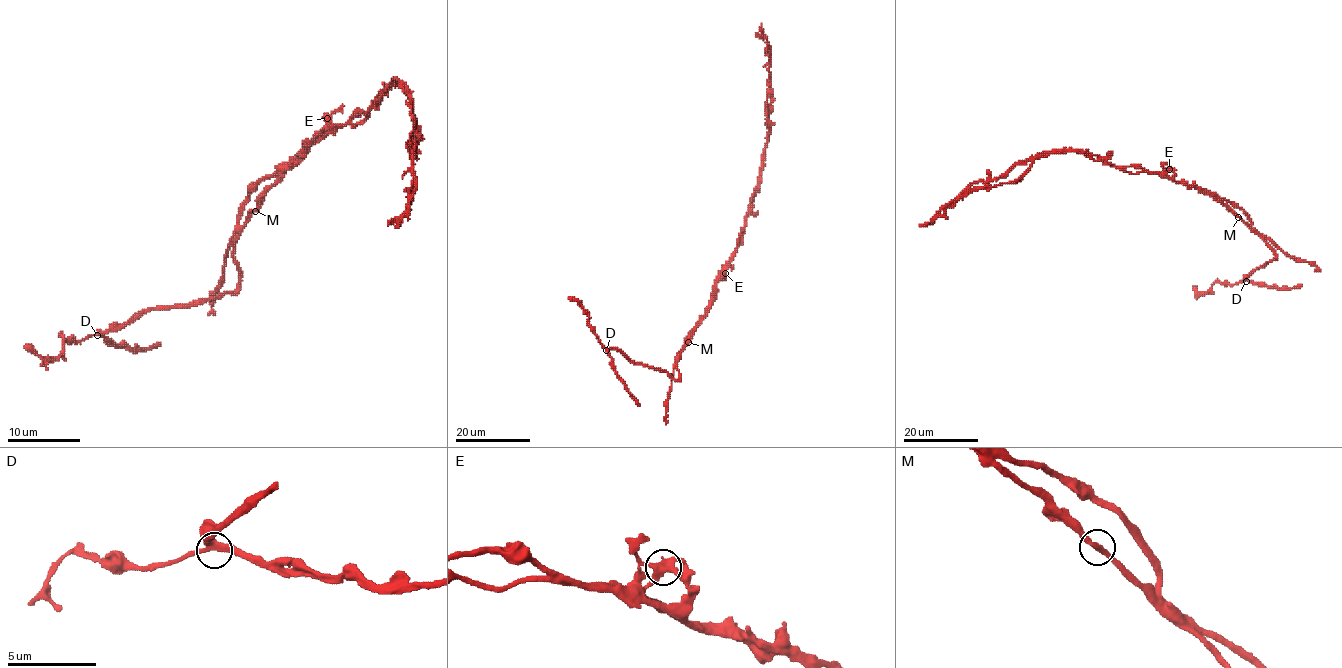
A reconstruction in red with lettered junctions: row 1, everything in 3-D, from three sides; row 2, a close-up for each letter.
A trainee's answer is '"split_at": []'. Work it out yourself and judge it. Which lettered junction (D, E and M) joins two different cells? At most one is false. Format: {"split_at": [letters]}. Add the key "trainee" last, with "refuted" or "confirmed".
{"split_at": ["E"], "trainee": "refuted"}

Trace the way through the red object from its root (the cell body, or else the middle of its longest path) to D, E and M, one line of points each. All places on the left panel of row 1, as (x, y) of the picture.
D: (315, 142), (266, 191), (239, 233), (233, 255), (239, 282), (233, 291), (142, 309), (120, 328), (97, 335)
E: (315, 142), (328, 128), (328, 119)
M: (315, 142), (266, 191), (255, 211)

